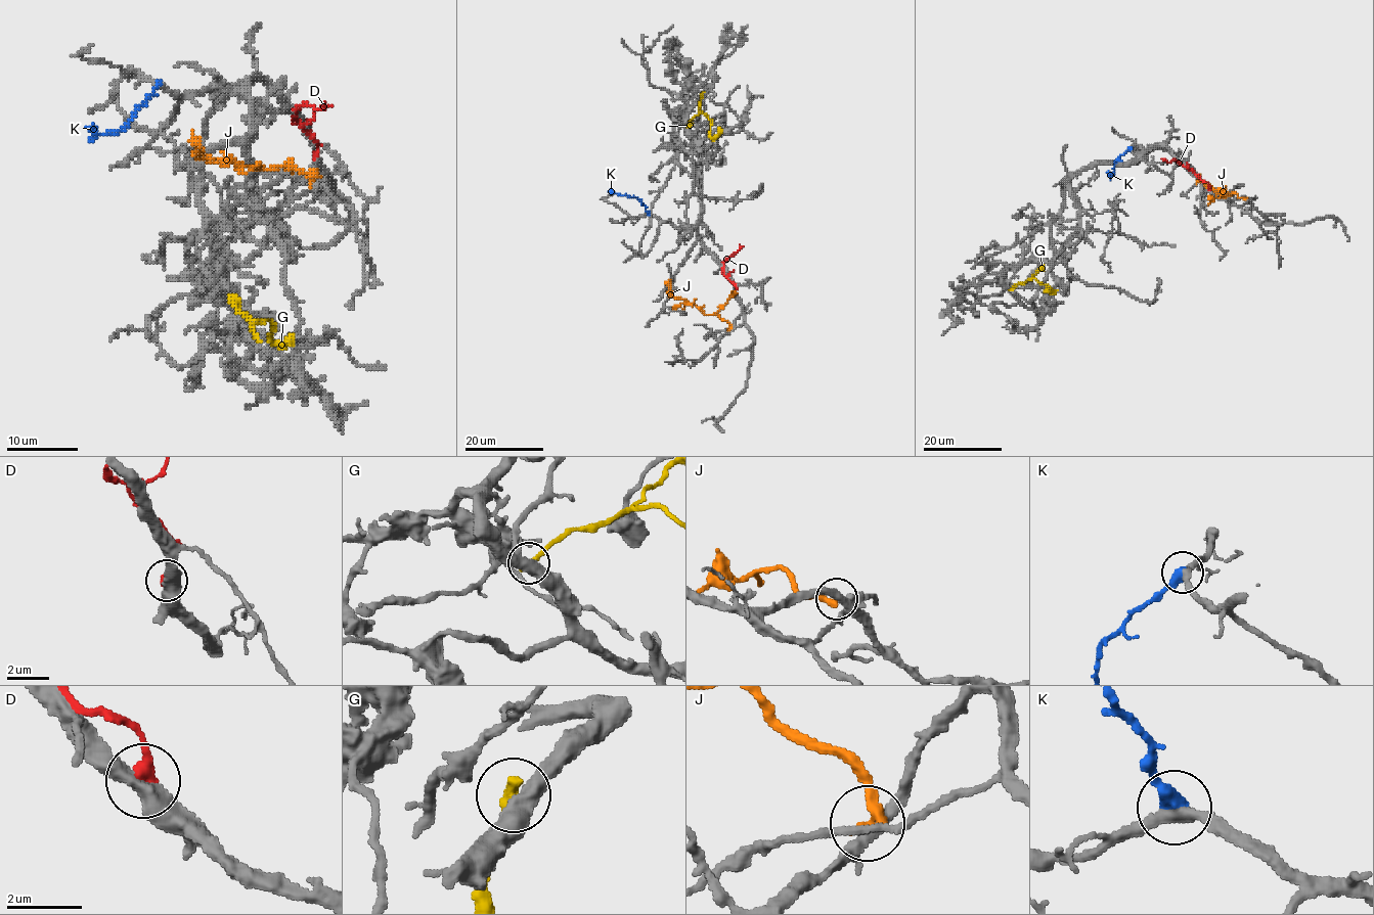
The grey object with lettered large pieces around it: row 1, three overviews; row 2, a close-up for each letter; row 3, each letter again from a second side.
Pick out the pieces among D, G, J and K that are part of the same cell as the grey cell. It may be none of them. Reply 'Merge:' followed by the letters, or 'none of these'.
Merge: K

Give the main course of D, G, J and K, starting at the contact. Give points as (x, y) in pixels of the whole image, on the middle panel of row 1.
D: (734, 291), (736, 287), (724, 274), (723, 263), (740, 244)
G: (703, 94), (700, 109), (711, 122), (708, 136), (713, 137), (719, 126)
J: (729, 329), (727, 323), (717, 315), (705, 314), (684, 300), (673, 296), (667, 284)
K: (648, 214), (636, 197), (608, 191)

